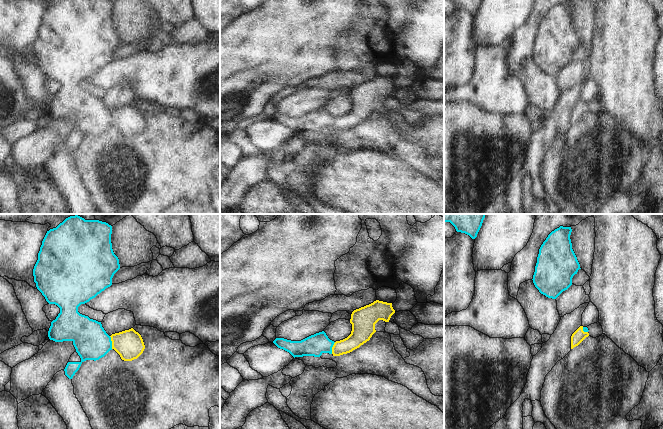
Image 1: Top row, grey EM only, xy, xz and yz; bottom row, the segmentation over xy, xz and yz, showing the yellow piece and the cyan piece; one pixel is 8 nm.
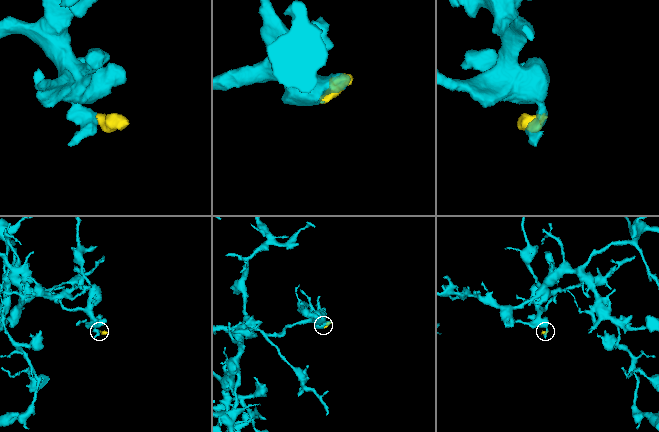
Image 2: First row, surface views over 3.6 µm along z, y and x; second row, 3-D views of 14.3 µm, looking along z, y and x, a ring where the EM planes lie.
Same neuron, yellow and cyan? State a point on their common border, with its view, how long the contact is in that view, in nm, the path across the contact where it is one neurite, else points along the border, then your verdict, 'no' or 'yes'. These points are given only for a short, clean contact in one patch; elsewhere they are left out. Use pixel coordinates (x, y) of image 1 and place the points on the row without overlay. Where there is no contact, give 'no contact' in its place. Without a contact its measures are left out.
xy (112, 118) | 110 nm | across xy (129, 120), (112, 118), (91, 117) | yes

